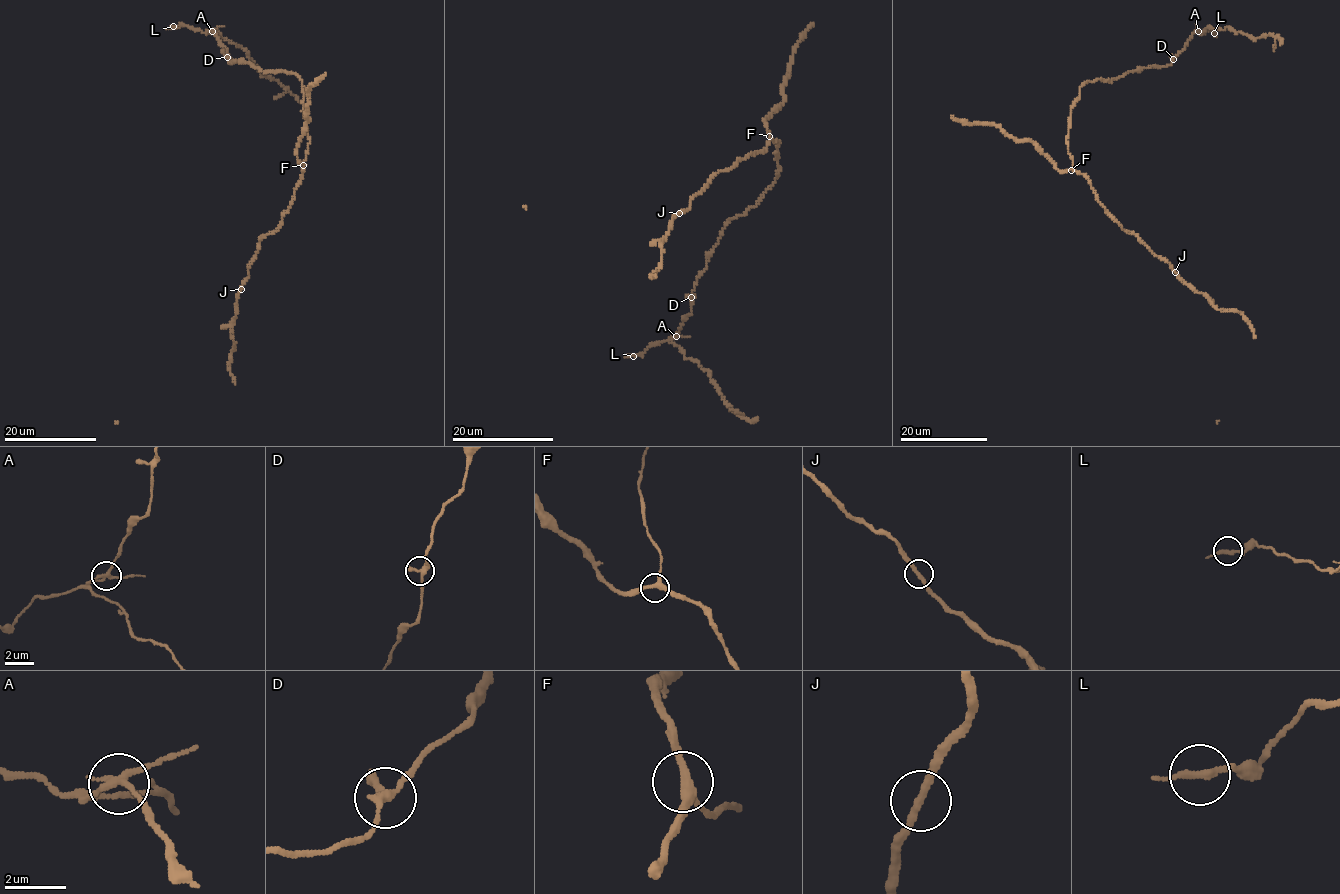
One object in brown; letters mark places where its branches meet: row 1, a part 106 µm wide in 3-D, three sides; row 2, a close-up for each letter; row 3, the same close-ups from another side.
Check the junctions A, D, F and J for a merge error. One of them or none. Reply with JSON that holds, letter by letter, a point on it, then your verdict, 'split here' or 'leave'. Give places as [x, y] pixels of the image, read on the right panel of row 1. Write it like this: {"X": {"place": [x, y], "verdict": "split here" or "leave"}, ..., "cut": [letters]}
{"A": {"place": [1198, 31], "verdict": "split here"}, "D": {"place": [1173, 59], "verdict": "leave"}, "F": {"place": [1071, 170], "verdict": "leave"}, "J": {"place": [1175, 272], "verdict": "leave"}, "cut": ["A"]}

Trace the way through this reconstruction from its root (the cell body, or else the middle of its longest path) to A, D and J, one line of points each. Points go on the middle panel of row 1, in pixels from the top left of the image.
A: (777, 139), (778, 177), (754, 206), (730, 220), (723, 229), (696, 281), (691, 312), (676, 336)
D: (777, 139), (780, 142), (776, 143), (778, 177), (754, 206), (726, 224), (691, 297)
J: (777, 139), (770, 139), (764, 150), (719, 171), (691, 198), (690, 206), (679, 213)

